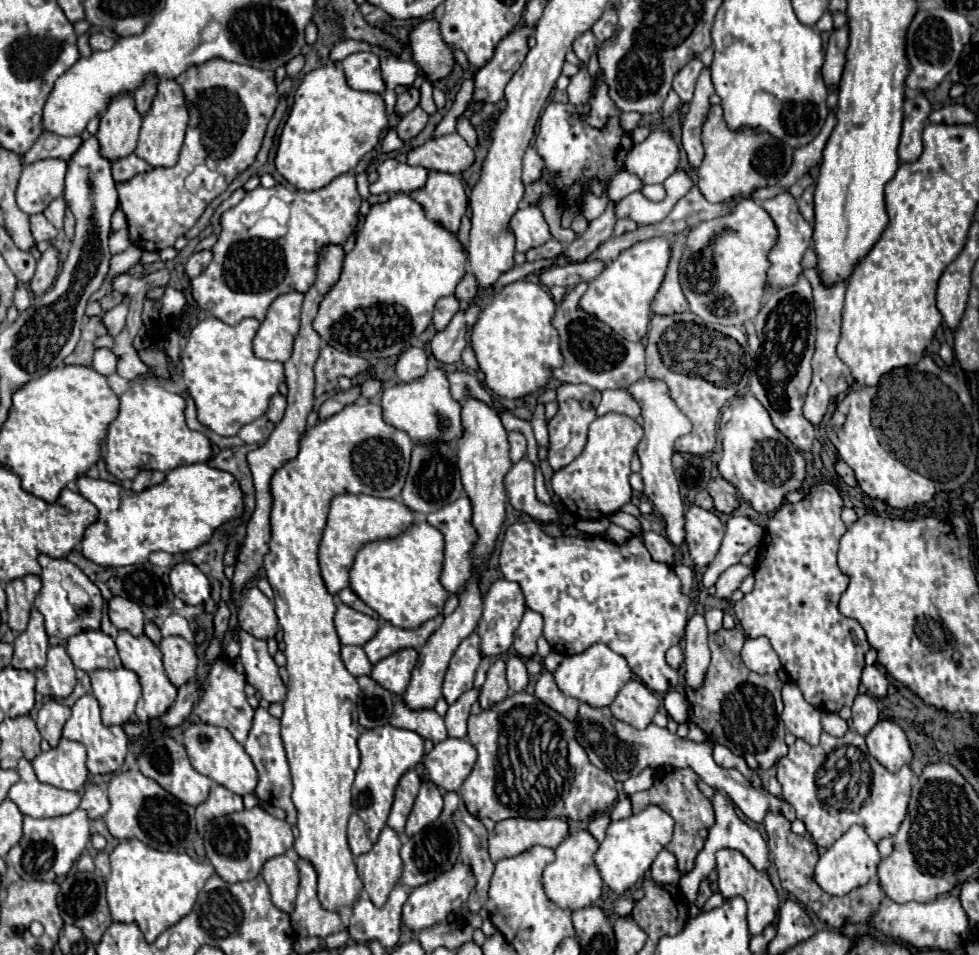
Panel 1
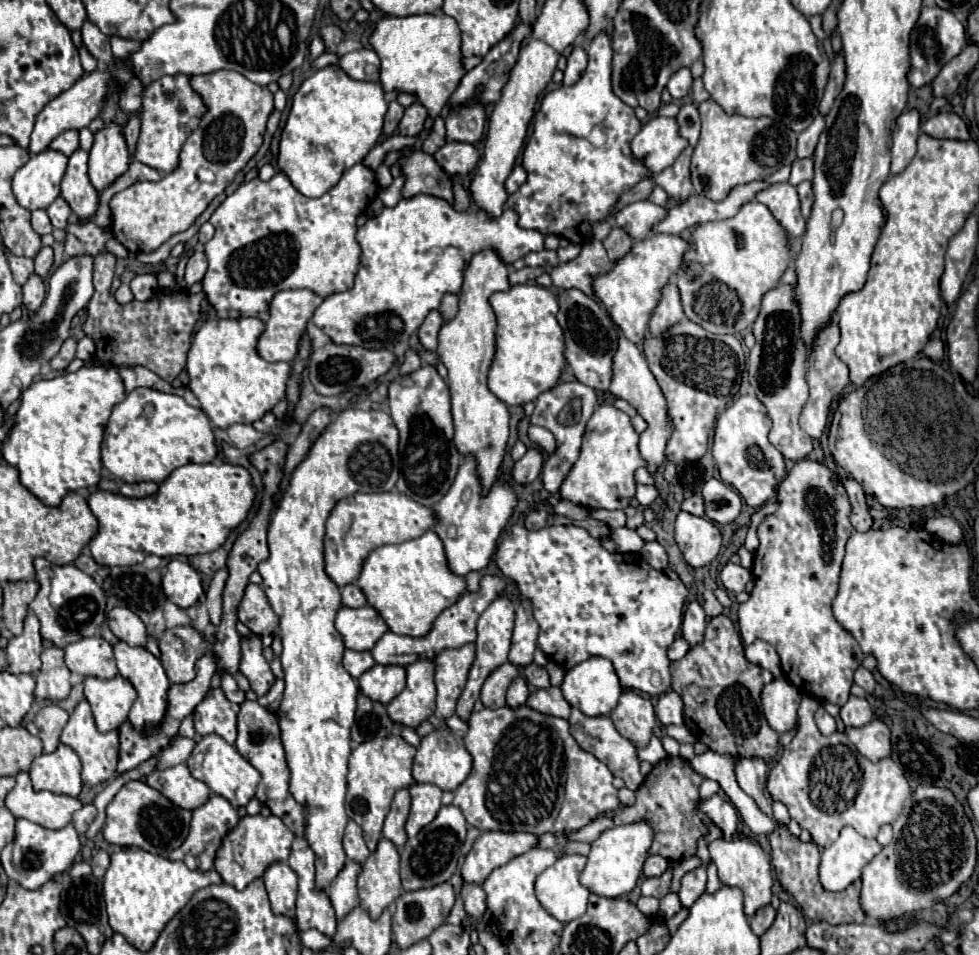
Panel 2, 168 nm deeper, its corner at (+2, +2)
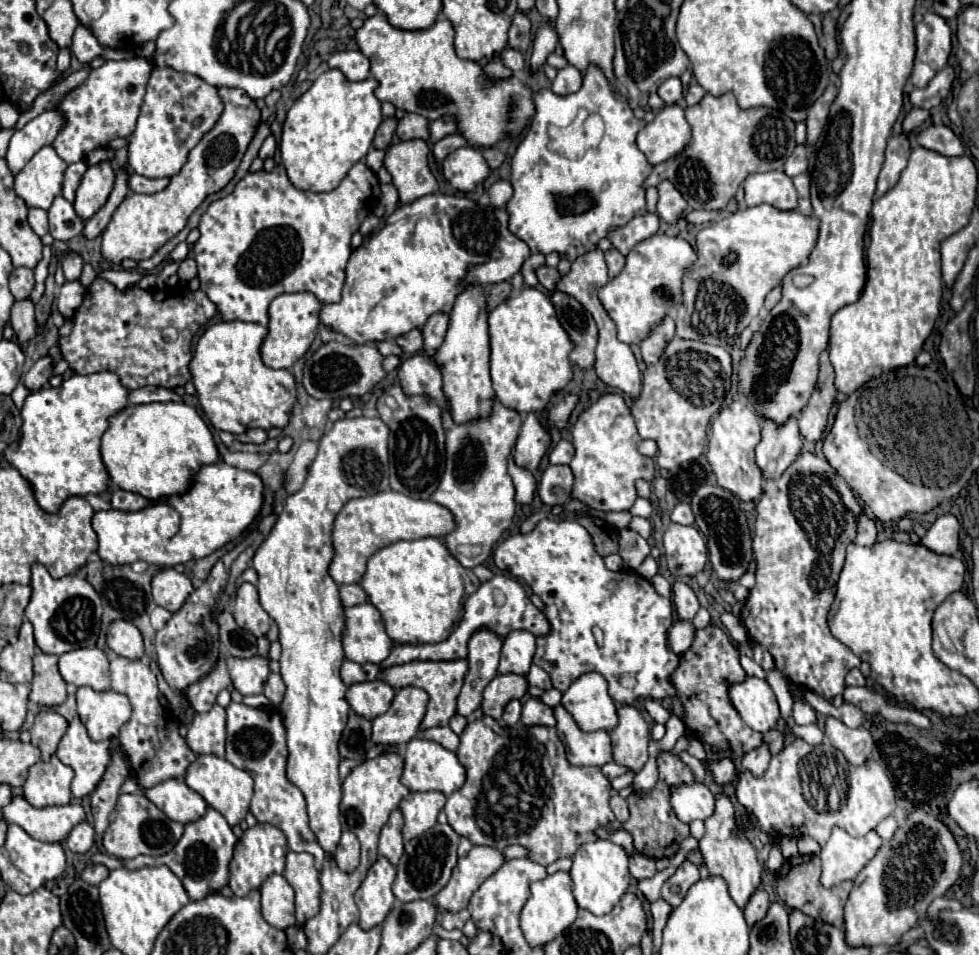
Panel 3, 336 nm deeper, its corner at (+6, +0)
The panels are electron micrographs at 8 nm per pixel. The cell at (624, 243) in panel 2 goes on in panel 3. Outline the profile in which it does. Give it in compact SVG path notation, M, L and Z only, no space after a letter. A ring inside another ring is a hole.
M610 248L606 252L606 264L608 264L608 270L610 270L610 278L614 278L614 276L620 274L620 270L624 266L624 256L616 248Z

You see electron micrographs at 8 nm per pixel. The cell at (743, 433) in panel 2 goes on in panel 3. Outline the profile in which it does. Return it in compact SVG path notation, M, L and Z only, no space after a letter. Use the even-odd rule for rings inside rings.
M736 400L722 408L712 420L712 432L708 442L708 462L716 474L718 486L730 490L742 502L756 502L762 496L762 470L754 460L754 448L760 442L760 416L744 402Z

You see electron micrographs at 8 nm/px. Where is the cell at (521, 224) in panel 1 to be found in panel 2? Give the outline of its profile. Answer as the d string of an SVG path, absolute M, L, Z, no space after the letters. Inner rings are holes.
M418 194L412 198L402 198L394 208L384 208L378 216L370 218L362 228L358 228L356 240L362 248L360 270L356 274L356 284L344 294L334 294L324 298L316 308L312 322L324 330L334 344L352 344L362 348L392 348L398 342L406 342L422 324L430 310L440 306L444 294L458 294L462 286L462 276L468 260L480 250L494 250L504 264L514 264L528 252L540 252L544 248L544 236L538 230L522 230L518 224L518 214L506 208L502 216L488 218L484 210L468 208L468 212L458 212L450 202Z

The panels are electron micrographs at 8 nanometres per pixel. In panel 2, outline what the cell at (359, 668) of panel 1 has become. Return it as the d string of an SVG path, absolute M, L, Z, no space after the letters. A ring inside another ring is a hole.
M344 650L344 668L352 678L362 676L366 670L374 666L374 658L370 652L356 652L356 650Z

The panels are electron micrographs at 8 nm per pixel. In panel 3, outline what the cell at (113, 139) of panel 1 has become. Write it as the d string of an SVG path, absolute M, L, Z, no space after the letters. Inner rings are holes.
M108 160L88 166L74 200L74 208L80 218L88 220L108 198L114 184L114 170Z

